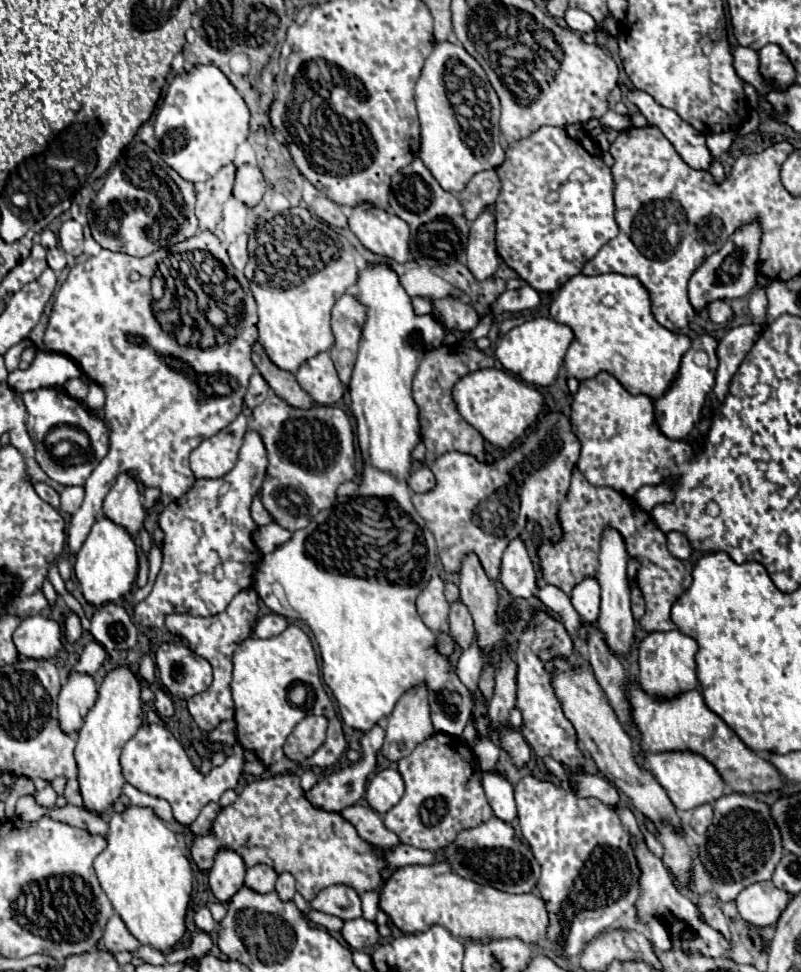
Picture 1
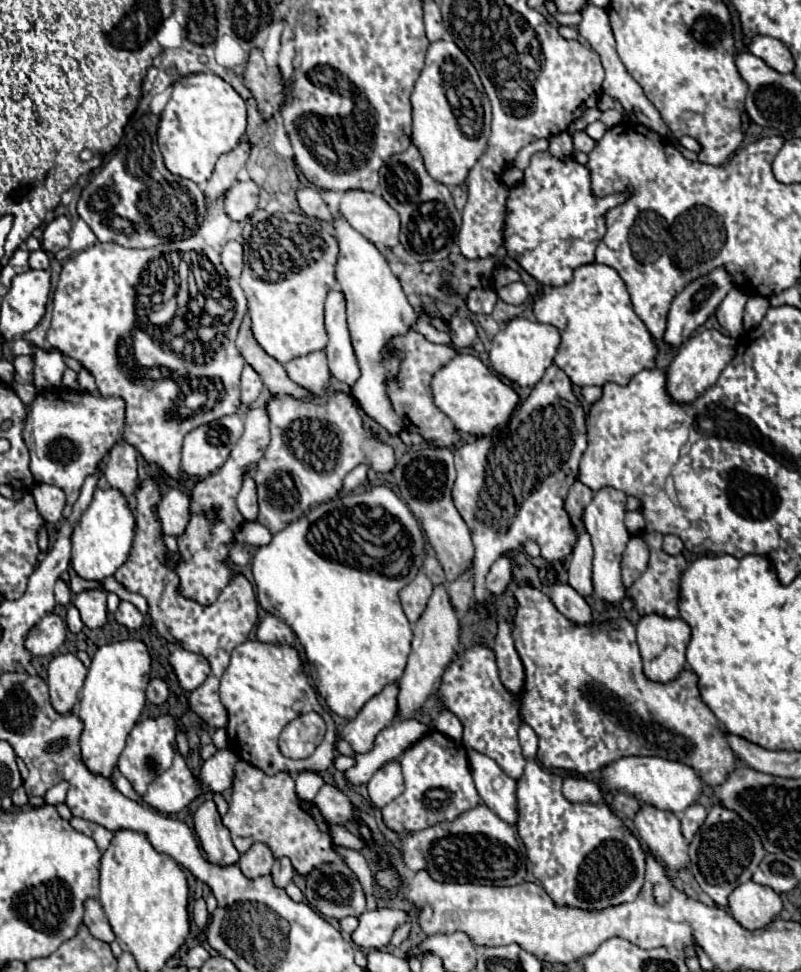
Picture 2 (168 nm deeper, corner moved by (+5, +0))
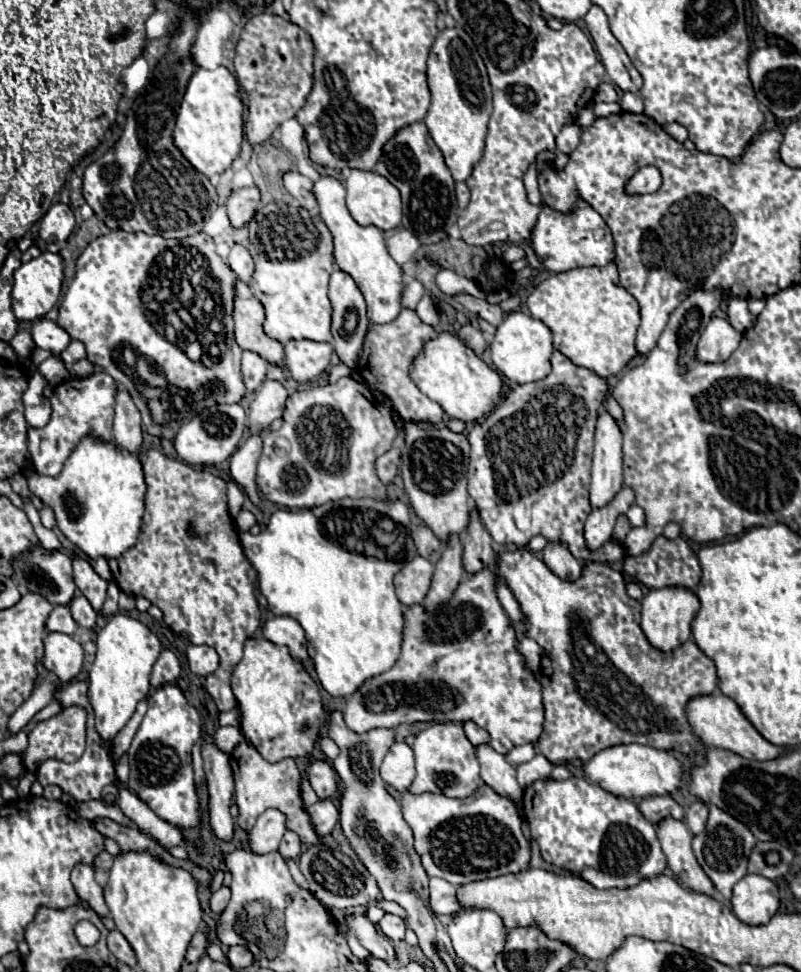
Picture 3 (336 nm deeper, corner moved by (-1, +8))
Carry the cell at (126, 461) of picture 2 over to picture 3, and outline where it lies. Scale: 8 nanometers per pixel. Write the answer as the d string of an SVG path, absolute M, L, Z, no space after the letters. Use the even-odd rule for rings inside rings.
M117 392L117 406L115 406L115 428L113 438L121 450L129 450L133 454L141 452L143 446L143 432L141 432L141 414L133 404L129 392Z

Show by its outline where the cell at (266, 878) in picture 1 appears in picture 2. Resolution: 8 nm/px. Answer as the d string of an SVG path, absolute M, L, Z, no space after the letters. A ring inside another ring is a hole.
M255 842L245 854L241 854L239 868L243 870L243 874L247 874L247 878L259 878L271 872L273 862L275 858L273 858L271 848L263 842Z

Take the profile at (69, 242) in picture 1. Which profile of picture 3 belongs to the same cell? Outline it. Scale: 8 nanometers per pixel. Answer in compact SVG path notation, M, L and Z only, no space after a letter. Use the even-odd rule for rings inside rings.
M53 204L41 220L39 236L45 242L65 242L75 230L75 216L67 204Z

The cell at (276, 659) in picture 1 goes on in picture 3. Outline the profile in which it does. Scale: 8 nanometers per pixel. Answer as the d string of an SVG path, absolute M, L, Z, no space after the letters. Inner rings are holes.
M249 638L245 642L245 654L231 674L231 688L233 688L233 694L237 698L239 712L241 712L241 732L245 740L253 744L267 762L279 762L283 758L307 760L313 756L317 742L323 736L323 730L327 726L329 714L323 708L317 684L305 672L303 664L289 654L287 646L277 646L265 638Z

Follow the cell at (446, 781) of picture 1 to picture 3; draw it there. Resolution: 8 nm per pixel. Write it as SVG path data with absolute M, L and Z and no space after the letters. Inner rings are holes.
M443 722L433 724L427 730L419 732L413 740L415 766L417 776L409 786L411 794L445 794L449 798L469 798L481 784L479 762L475 756L475 746L463 734L463 726L459 722Z

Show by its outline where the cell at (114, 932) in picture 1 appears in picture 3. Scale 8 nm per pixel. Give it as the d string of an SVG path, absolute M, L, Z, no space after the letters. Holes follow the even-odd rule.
M77 864L71 872L71 882L81 900L85 900L101 918L109 914L107 904L103 900L103 888L93 878L93 868L87 864Z

